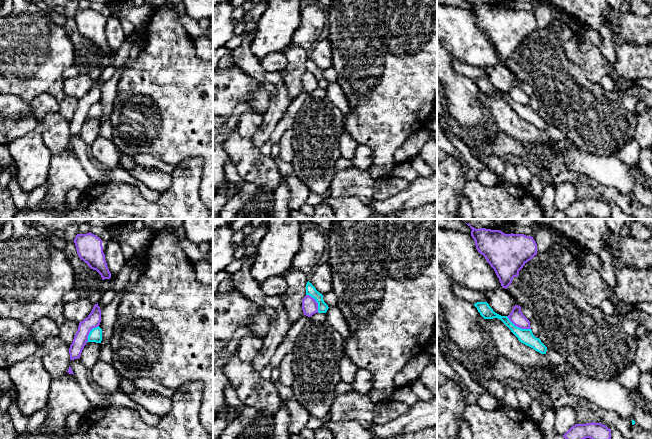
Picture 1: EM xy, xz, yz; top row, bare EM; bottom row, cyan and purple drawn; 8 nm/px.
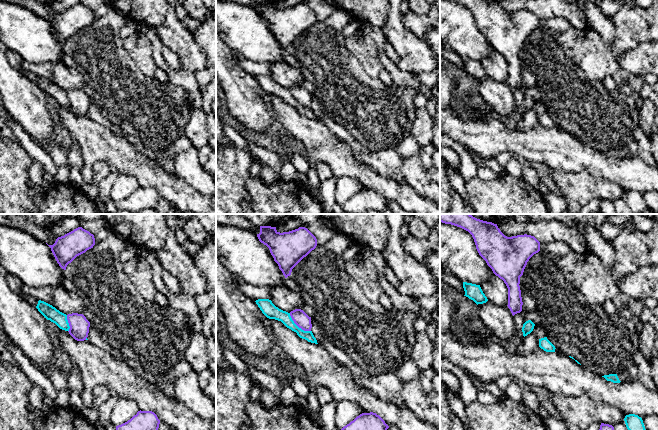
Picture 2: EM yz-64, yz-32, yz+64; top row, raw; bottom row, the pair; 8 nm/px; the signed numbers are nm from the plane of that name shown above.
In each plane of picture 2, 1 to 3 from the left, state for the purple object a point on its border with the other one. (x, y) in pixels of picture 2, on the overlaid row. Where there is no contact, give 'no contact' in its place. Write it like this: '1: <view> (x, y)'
1: yz-64 (68, 323)
2: yz-32 (297, 326)
3: no contact

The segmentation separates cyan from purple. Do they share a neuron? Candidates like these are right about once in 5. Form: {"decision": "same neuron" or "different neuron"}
{"decision": "different neuron"}

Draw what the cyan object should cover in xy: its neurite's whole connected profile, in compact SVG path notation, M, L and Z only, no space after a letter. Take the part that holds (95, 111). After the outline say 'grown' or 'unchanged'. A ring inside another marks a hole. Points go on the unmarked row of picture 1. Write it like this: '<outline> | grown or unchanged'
M98 102L90 107L87 118L101 119L101 117L102 117L102 105Z | unchanged

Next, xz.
M308 57L306 60L306 71L311 72L318 79L318 88L326 89L328 86L328 81L323 76L323 71L319 69L316 64Z | unchanged

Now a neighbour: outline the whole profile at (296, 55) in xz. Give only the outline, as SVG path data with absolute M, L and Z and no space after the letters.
M290 44L284 54L288 60L283 77L284 85L287 88L289 98L293 100L304 92L302 76L306 72L306 60L309 57L309 51Z

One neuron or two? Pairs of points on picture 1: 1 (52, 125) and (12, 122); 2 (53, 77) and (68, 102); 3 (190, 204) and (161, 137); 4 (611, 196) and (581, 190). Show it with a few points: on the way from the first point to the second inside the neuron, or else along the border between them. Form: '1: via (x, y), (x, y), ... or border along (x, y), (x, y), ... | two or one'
1: via (42, 122), (22, 122) | one
2: border along (66, 95), (59, 103) | two
3: border along (198, 158), (185, 157), (175, 164) | two
4: border along (579, 181), (592, 187), (605, 200) | two

